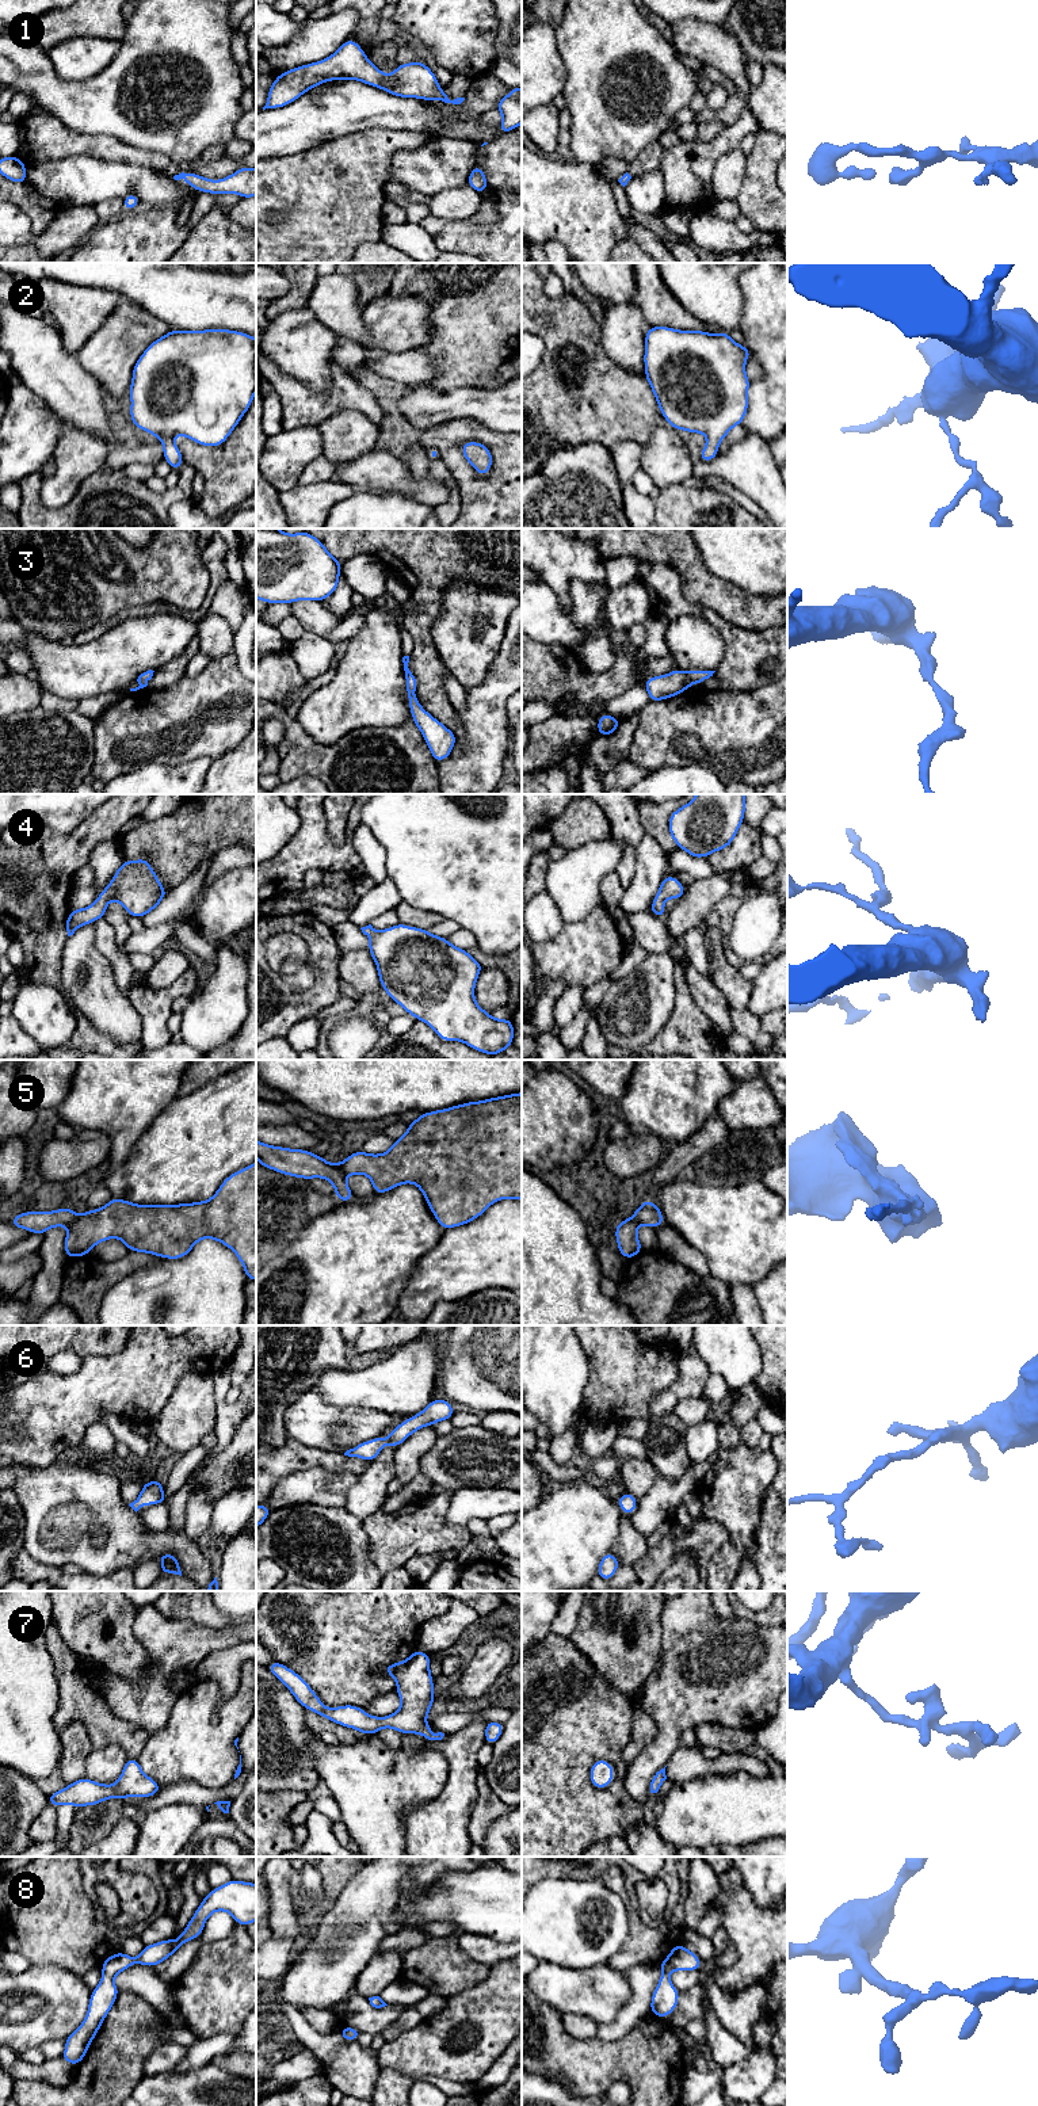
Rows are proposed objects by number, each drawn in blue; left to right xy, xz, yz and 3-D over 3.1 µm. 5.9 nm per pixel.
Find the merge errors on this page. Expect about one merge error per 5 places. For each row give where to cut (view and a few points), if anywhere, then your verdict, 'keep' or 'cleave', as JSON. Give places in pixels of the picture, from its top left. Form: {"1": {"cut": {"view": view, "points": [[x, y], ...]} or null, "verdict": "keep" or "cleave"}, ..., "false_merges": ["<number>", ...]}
{"1": {"cut": null, "verdict": "keep"}, "2": {"cut": null, "verdict": "keep"}, "3": {"cut": null, "verdict": "keep"}, "4": {"cut": null, "verdict": "keep"}, "5": {"cut": {"view": "xz", "points": [[336, 1164], [344, 1175]]}, "verdict": "cleave"}, "6": {"cut": null, "verdict": "keep"}, "7": {"cut": null, "verdict": "keep"}, "8": {"cut": null, "verdict": "keep"}, "false_merges": ["5"]}

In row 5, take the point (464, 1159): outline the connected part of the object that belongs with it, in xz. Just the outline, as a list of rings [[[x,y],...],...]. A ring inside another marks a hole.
[[[522,1092],[421,1113],[388,1152],[354,1152],[337,1167],[344,1175],[367,1175],[374,1194],[415,1183],[444,1231],[465,1225],[496,1201],[522,1199]]]

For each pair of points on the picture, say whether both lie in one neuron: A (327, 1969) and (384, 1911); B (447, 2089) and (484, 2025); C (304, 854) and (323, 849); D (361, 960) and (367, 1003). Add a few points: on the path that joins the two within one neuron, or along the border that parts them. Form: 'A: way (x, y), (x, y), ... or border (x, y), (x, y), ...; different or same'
A: way (340, 1954), (369, 1926); same
B: border (420, 2079), (439, 2076), (472, 2083); different
C: way (308, 850), (319, 849); same
D: border (381, 987), (361, 996); different

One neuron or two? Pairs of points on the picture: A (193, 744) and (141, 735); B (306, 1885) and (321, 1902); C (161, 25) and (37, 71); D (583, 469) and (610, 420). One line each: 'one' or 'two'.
A: one
B: two
C: one
D: two

